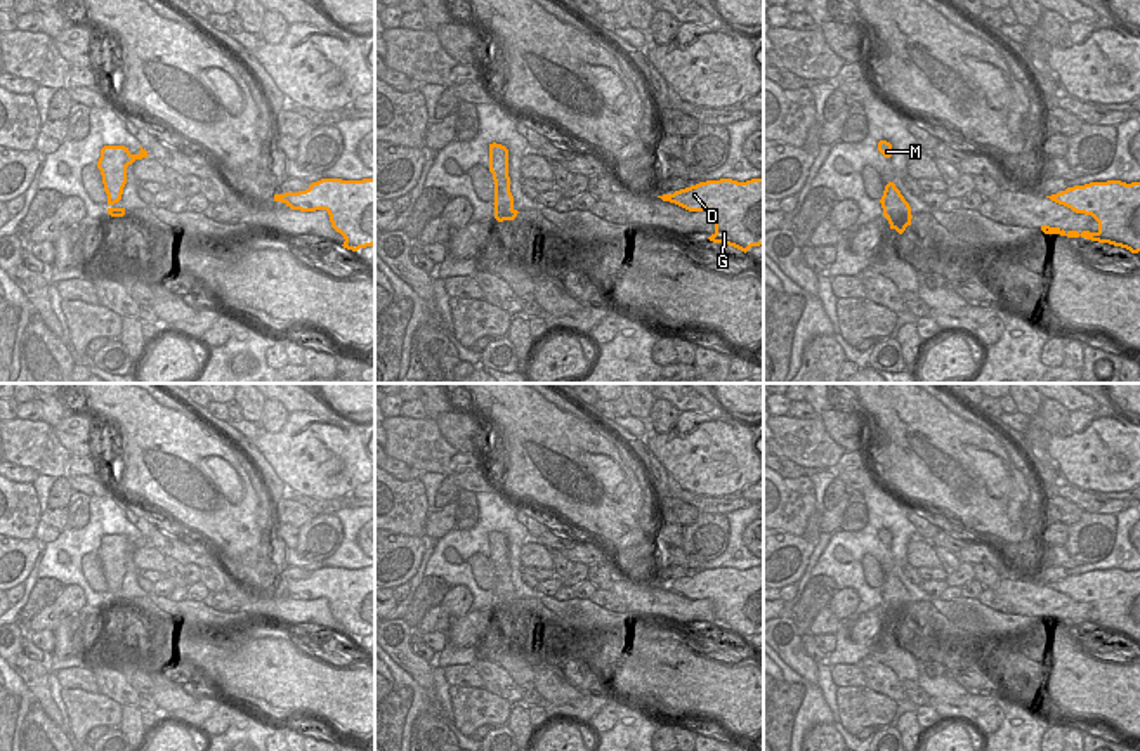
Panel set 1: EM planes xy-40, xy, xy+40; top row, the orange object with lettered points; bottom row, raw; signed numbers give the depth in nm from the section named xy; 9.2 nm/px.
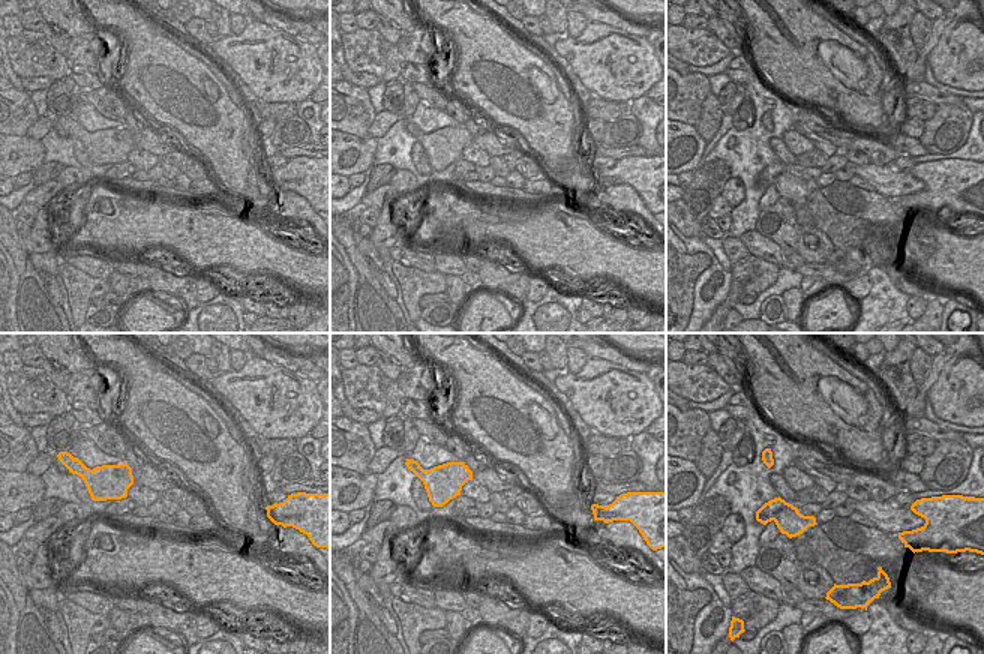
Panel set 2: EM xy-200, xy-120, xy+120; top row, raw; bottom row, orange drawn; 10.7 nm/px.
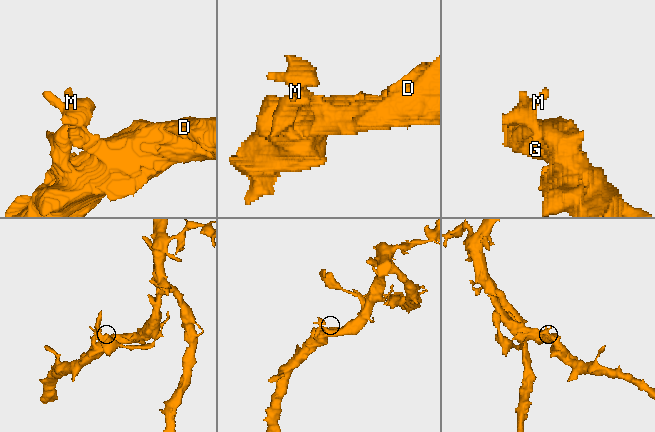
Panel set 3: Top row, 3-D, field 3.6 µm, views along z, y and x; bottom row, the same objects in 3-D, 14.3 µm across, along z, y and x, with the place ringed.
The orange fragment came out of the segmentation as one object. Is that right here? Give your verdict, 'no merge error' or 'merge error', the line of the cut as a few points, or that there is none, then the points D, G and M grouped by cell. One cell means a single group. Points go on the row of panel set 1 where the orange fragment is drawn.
no merge error; no cut; D G M

